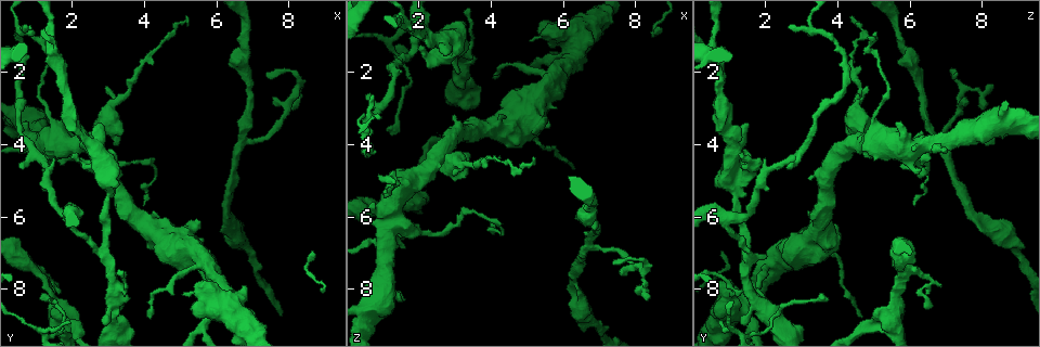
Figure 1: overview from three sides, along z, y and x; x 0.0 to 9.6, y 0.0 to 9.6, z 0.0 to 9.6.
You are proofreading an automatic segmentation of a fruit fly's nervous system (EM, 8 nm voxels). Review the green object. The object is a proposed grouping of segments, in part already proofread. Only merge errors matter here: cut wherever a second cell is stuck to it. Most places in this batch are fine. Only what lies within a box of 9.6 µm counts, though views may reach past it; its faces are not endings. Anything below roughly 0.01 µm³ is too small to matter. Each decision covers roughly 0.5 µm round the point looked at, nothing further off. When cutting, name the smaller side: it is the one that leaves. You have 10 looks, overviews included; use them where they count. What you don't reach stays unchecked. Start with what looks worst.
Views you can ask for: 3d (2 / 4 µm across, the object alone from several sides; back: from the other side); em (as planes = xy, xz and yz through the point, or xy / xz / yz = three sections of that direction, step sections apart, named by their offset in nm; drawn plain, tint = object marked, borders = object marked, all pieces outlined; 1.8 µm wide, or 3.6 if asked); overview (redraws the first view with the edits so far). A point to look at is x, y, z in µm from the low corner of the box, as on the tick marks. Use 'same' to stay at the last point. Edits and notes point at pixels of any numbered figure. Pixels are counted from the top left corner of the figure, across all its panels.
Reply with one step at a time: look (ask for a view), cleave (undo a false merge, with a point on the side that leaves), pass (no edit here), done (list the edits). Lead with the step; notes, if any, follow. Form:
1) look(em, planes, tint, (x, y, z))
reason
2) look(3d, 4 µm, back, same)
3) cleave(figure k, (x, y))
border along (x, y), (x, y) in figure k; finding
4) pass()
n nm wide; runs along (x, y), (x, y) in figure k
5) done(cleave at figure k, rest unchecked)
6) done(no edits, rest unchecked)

look(3d, 4 µm, (2.85, 7.00, 1.55))
arms part here

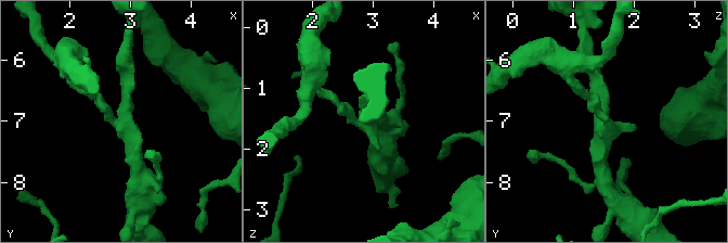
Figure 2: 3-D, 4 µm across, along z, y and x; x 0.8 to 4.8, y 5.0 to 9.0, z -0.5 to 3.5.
look(em, yz, step 8, tint, (2.85, 7.00, 1.50))

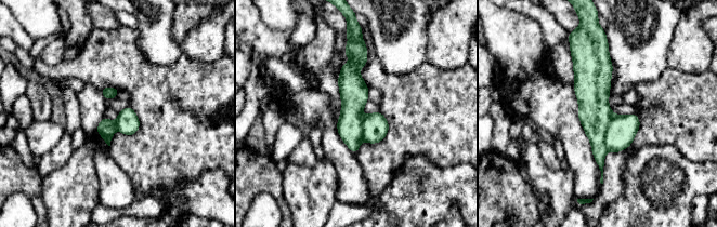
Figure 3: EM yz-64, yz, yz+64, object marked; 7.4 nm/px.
cleave(figure 3, (595, 114))
170 nm wide; the part that leaves runs along (590, 50), (592, 106), (601, 163) in figure 3; two cells meet here

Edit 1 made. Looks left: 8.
look(overview)
redraw

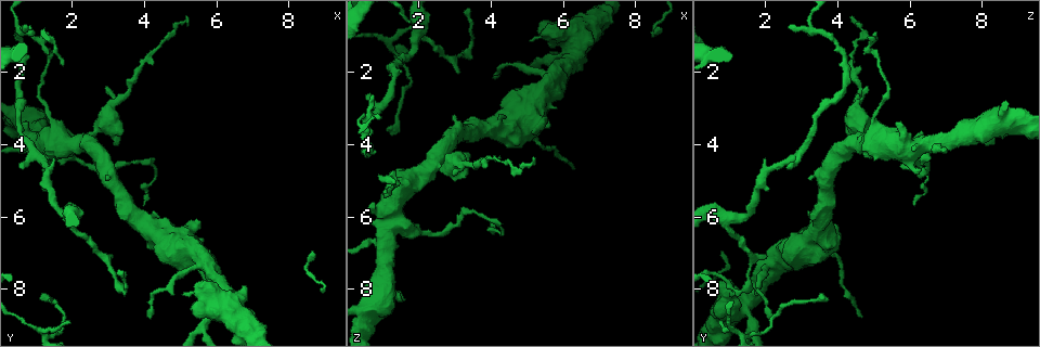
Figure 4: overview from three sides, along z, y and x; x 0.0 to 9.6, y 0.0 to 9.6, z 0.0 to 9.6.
look(em, 3.6 µm, planes, tint, (1.40, 4.05, 6.25))
looks like a crossing

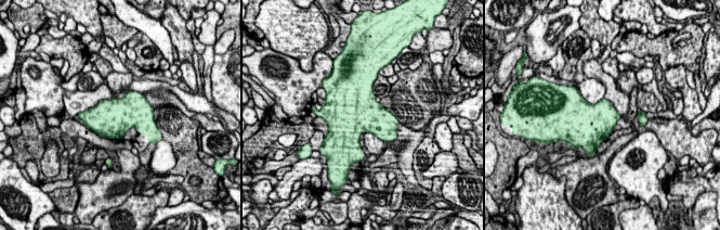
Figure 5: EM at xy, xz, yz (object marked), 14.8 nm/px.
pass()
all the same cell

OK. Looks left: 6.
done(cleave at figure 3, rest unchecked)

